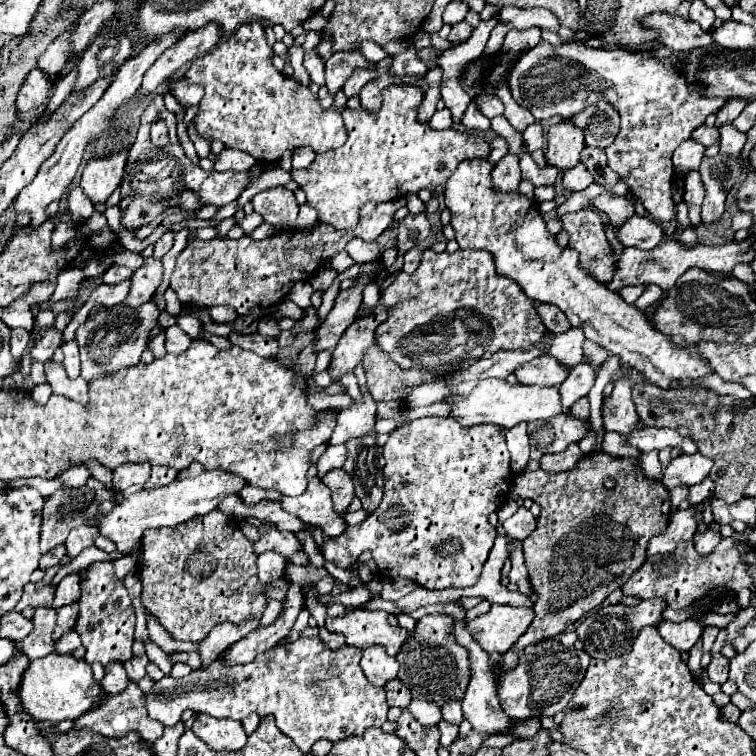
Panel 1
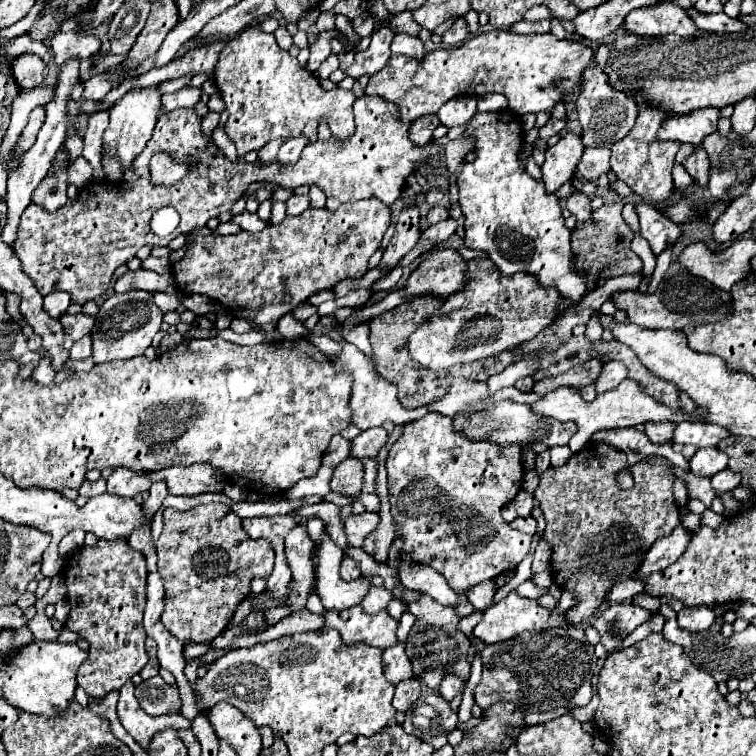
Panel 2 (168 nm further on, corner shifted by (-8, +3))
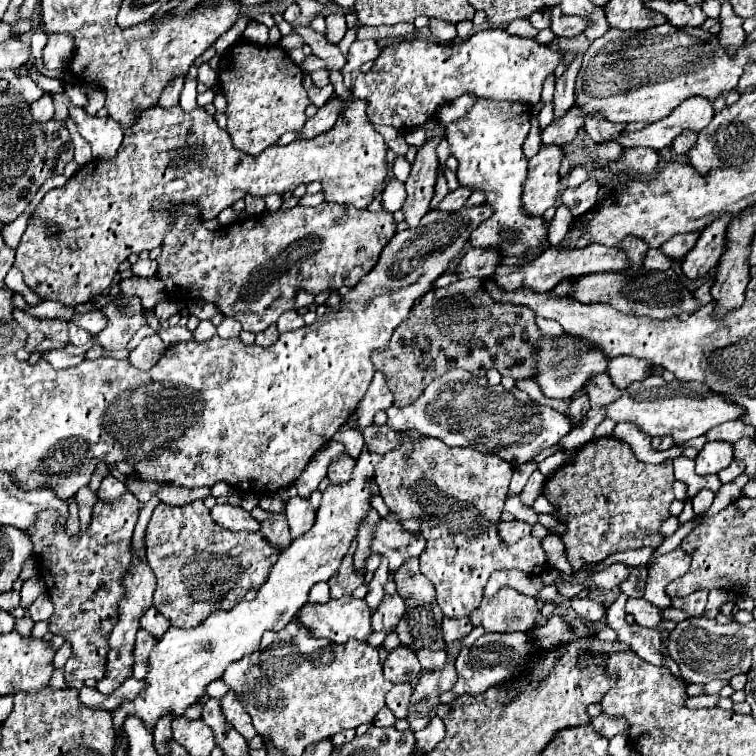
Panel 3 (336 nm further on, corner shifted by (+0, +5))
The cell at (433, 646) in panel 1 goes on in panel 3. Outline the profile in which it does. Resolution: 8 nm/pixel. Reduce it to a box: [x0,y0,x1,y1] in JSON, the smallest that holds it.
[395,558,445,652]

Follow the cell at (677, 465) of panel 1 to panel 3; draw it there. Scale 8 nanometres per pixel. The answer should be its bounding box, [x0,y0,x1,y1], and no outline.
[695,442,733,474]

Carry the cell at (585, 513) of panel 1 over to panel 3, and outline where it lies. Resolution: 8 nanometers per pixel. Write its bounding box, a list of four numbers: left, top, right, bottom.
[543,438,675,570]

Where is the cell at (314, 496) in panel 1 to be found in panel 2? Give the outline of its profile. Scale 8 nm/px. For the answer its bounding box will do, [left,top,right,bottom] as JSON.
[341,506,381,548]

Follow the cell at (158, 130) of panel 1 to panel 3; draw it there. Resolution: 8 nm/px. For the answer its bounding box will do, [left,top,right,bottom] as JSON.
[13,98,389,308]

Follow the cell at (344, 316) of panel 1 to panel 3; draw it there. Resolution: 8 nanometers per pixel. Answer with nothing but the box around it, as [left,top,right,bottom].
[401,128,441,228]

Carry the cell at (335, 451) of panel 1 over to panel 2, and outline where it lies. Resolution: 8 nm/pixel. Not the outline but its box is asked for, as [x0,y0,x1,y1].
[351,426,389,460]

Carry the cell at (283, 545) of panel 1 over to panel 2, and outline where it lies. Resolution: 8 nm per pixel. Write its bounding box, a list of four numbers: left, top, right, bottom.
[241,516,297,540]

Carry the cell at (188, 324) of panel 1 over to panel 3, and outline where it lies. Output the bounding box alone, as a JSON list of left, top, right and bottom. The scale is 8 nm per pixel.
[193,320,215,340]

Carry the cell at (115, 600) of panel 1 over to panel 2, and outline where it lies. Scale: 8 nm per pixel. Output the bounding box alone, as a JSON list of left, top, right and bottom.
[63,538,147,696]

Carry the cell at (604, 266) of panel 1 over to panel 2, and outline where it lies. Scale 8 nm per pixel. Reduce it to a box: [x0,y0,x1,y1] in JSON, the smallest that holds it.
[567,192,591,220]

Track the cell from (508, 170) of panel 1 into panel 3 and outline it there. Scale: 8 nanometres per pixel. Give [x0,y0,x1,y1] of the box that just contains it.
[553,56,581,118]

